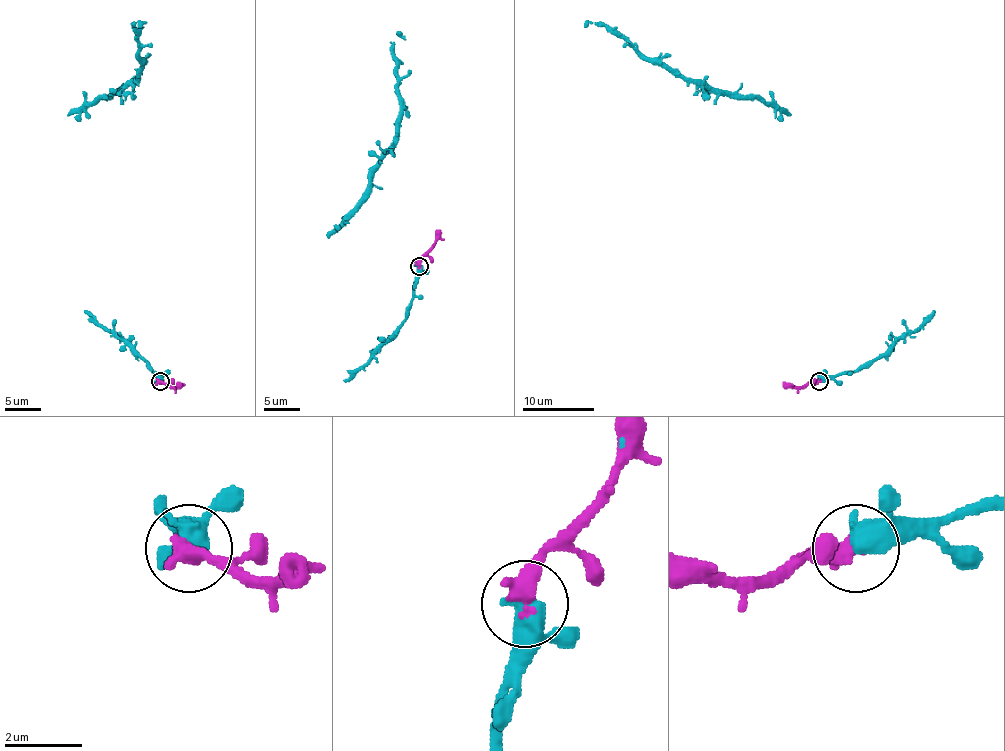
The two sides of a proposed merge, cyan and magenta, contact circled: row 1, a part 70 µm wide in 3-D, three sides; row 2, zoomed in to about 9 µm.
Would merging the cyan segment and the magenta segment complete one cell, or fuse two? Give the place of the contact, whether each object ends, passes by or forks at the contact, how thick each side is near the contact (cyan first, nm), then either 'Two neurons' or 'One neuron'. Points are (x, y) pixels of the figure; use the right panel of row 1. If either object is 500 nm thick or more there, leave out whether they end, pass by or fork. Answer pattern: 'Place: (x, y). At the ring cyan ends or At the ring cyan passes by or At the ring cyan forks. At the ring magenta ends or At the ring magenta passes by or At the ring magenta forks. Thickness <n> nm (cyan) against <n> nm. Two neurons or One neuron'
Place: (819, 381). Thickness 650 nm (cyan) against 500 nm. One neuron

